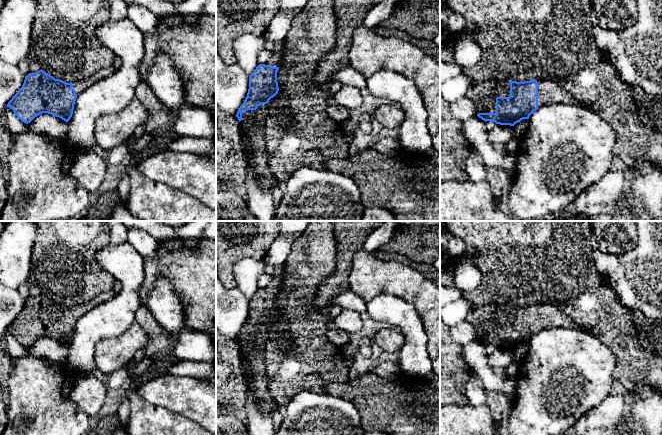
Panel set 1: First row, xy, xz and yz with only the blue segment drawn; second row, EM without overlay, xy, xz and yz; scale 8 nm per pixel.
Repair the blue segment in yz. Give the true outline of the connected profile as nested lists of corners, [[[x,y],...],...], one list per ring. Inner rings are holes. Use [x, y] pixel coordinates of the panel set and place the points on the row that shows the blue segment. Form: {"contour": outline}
{"contour": [[[548,79],[517,82],[487,80],[476,83],[466,94],[482,120],[514,126],[538,108],[557,103],[582,105],[557,83]]]}

